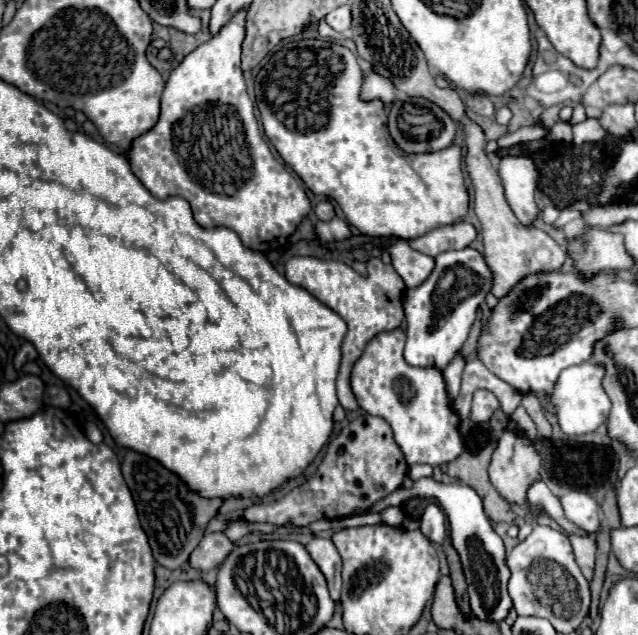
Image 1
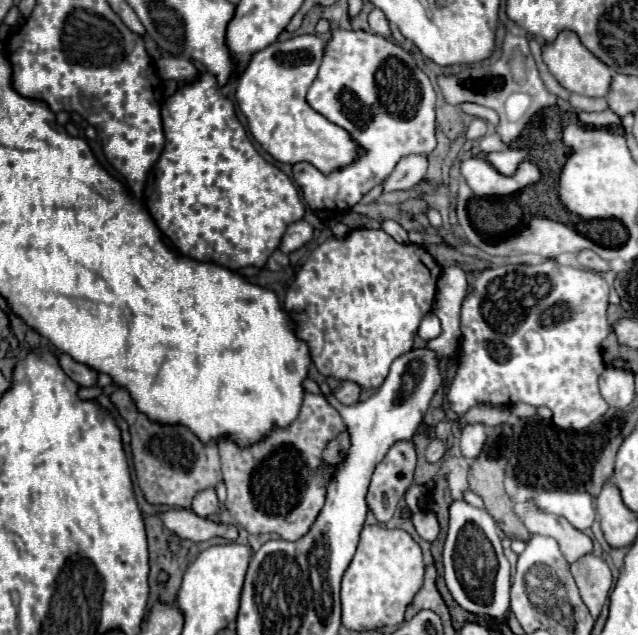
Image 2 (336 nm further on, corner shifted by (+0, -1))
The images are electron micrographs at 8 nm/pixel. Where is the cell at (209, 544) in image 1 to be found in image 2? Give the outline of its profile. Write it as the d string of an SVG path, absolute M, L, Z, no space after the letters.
M202 490L196 494L194 502L192 502L192 512L196 512L202 518L210 518L220 510L218 506L218 498L214 490Z

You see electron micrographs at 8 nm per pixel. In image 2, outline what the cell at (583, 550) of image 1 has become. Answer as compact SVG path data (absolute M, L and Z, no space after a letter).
M592 554L592 556L582 556L580 560L572 562L570 570L580 588L580 596L584 604L588 606L590 614L598 618L608 598L608 590L612 586L612 574L610 574L608 564L602 558Z

